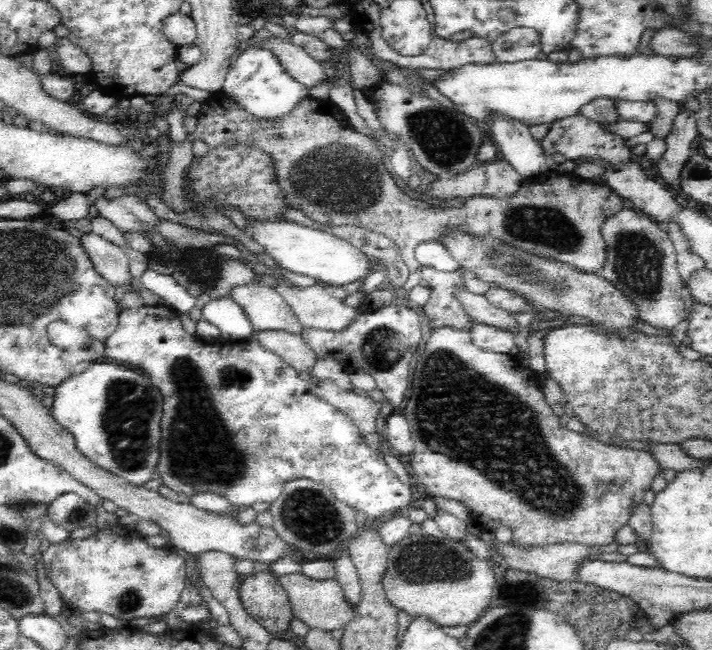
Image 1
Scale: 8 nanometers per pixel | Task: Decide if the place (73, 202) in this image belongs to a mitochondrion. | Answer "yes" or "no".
no

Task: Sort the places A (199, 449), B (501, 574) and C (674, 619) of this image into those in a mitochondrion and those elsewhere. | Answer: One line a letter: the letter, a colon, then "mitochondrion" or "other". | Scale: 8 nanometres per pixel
A: mitochondrion
B: other
C: other

